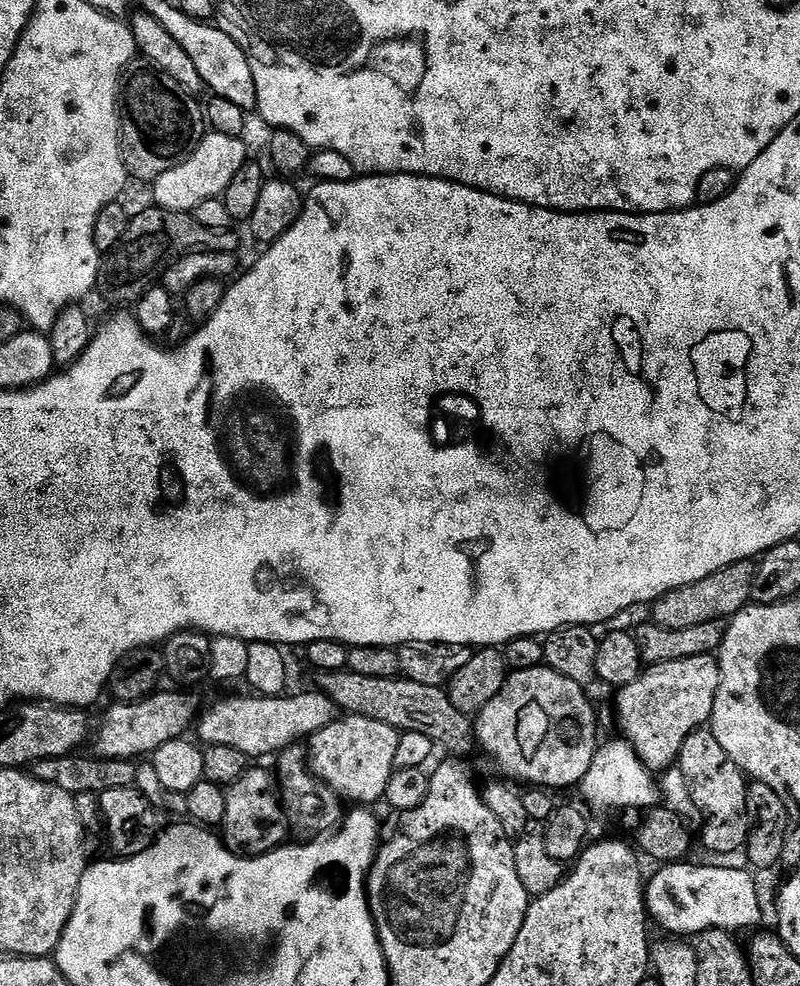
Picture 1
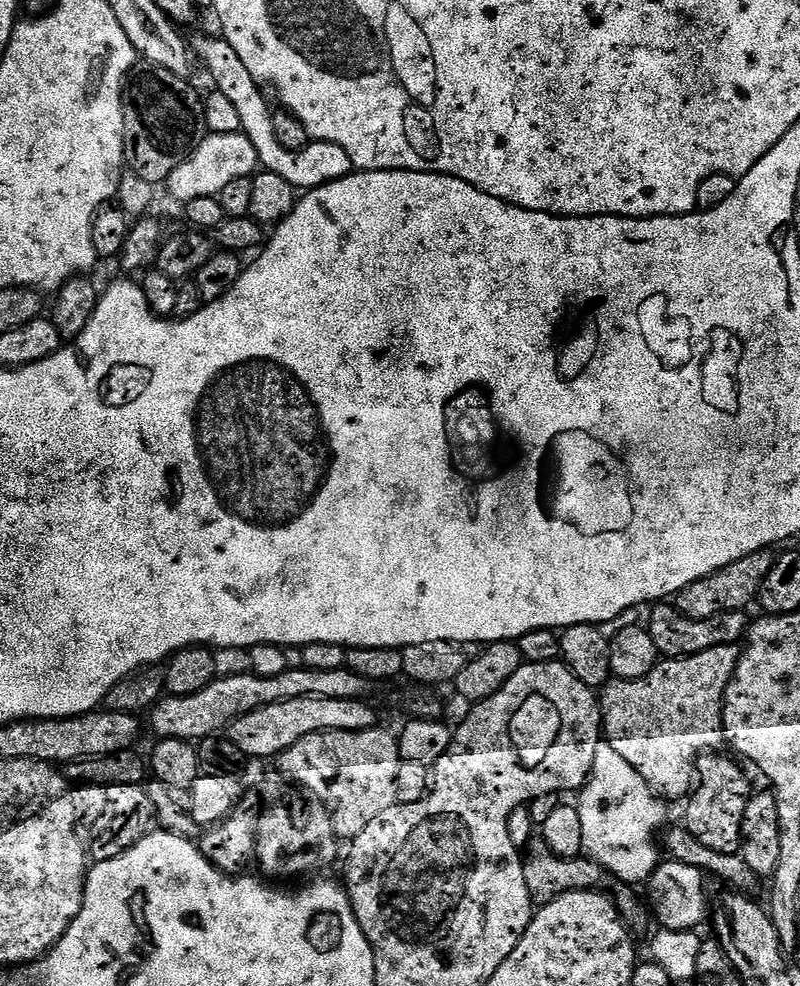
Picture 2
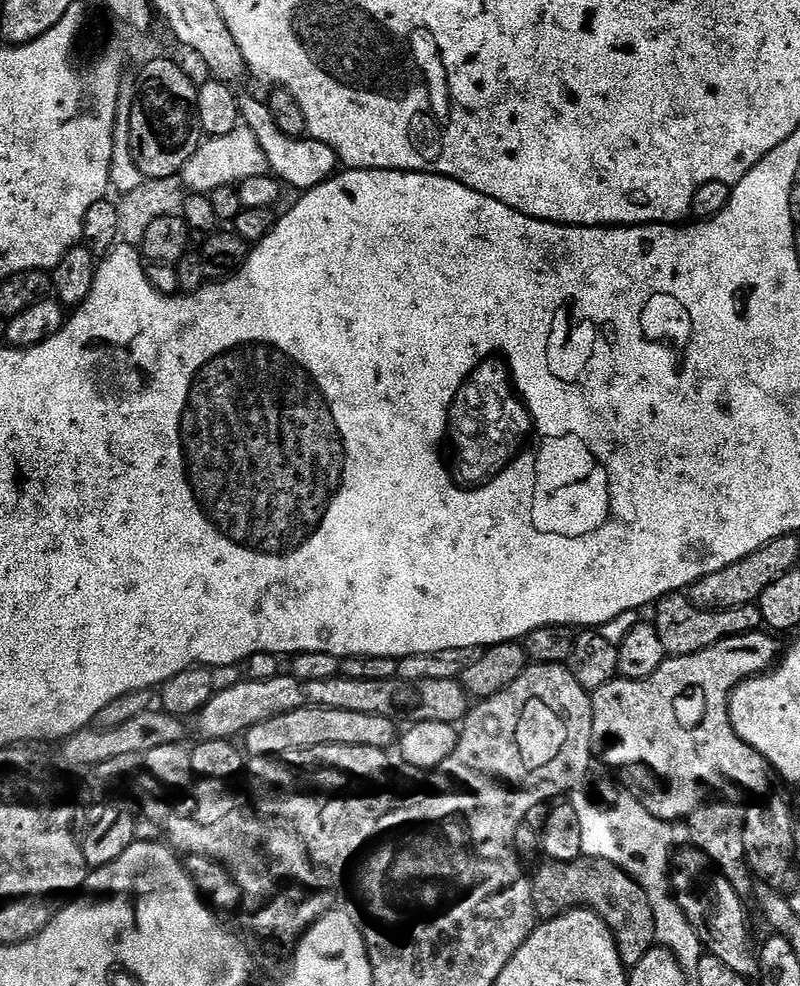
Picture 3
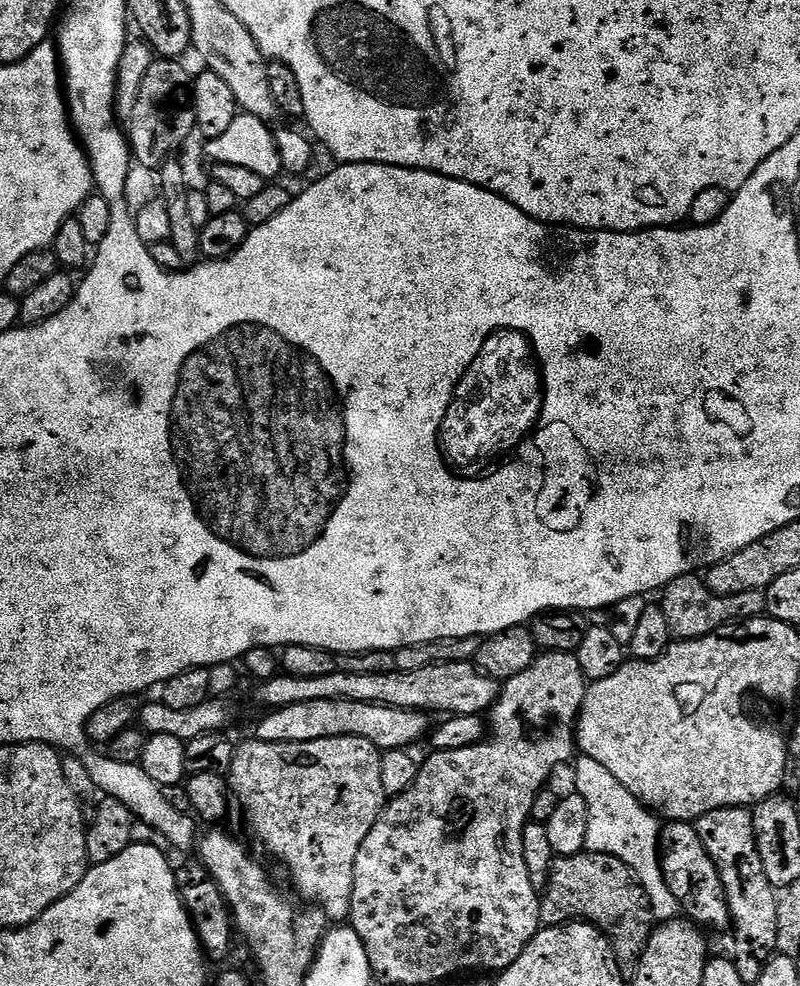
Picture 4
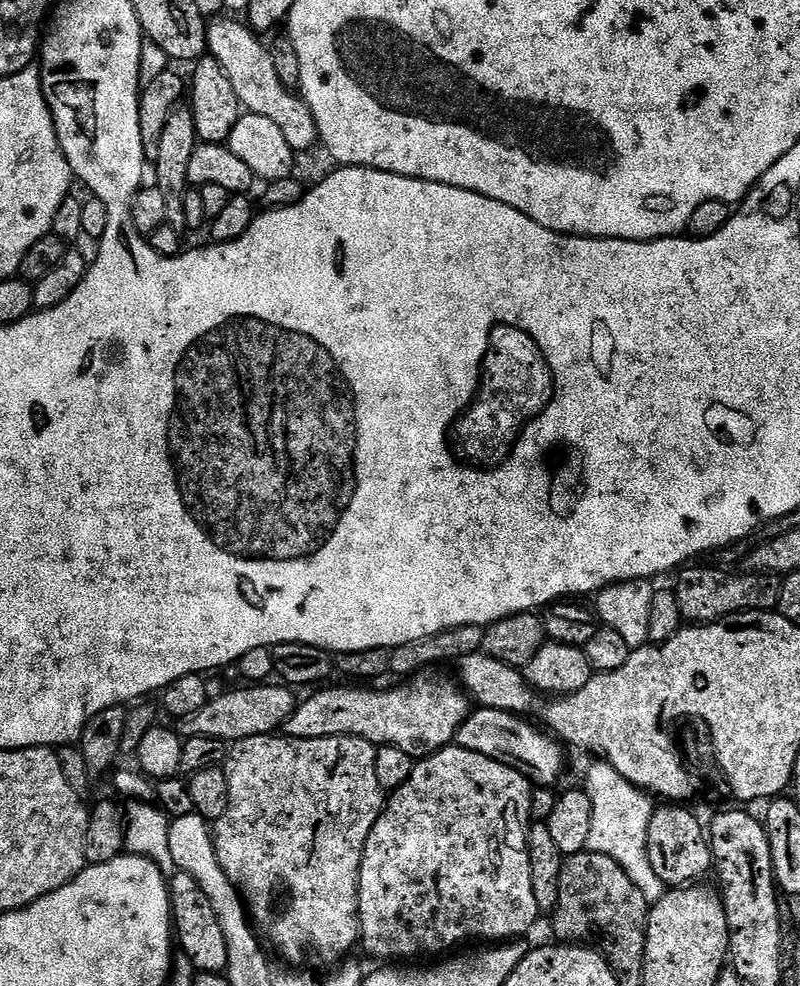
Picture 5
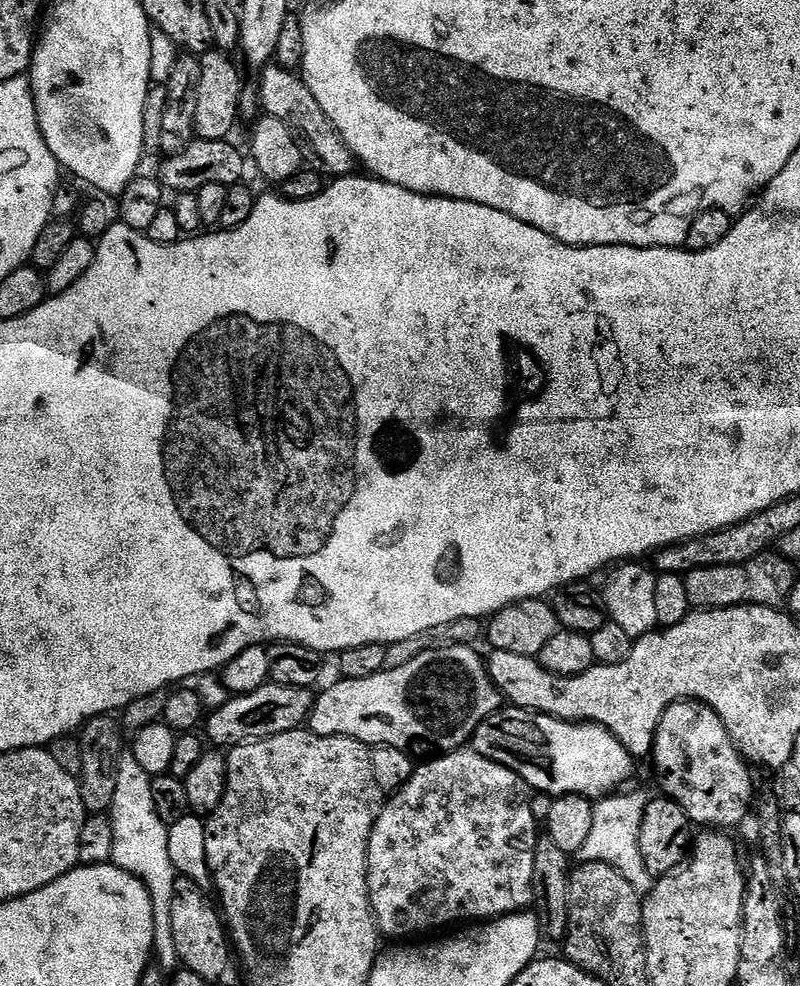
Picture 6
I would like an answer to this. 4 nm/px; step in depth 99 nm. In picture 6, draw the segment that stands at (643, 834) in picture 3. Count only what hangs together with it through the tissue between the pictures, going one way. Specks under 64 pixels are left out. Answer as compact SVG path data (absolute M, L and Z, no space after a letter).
M617 791L594 804L594 826L586 838L586 846L578 854L581 861L597 860L603 864L614 866L630 886L641 894L651 892L654 877L646 870L646 862L642 862L642 850L638 846L638 834L642 826L642 814L650 799L649 793Z

